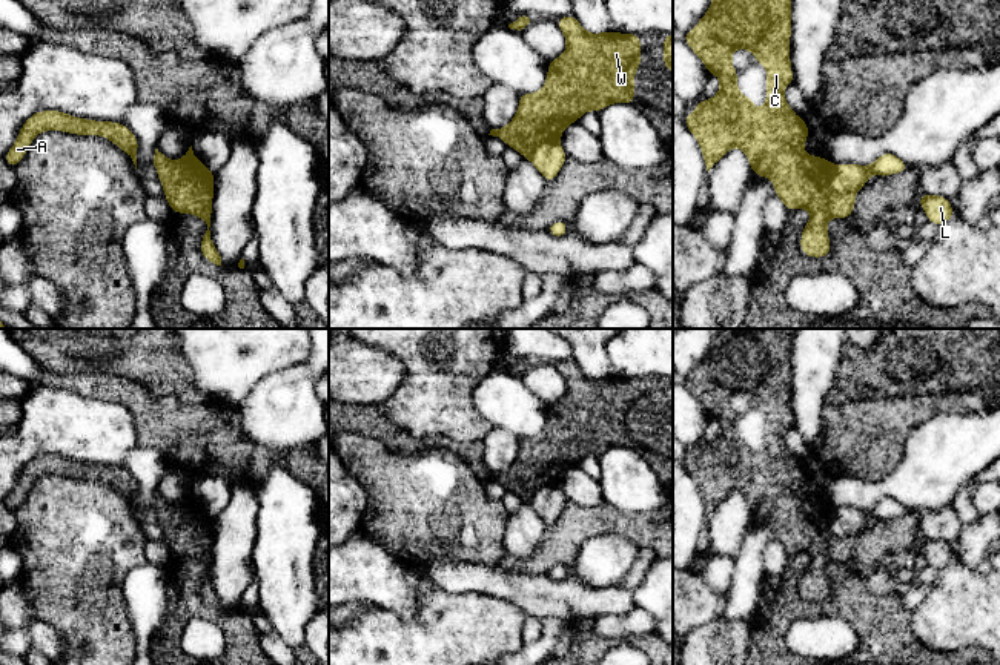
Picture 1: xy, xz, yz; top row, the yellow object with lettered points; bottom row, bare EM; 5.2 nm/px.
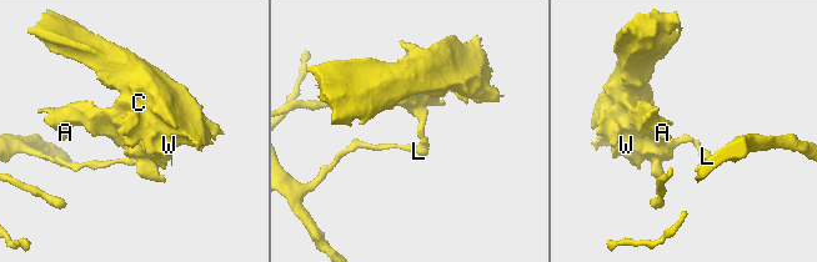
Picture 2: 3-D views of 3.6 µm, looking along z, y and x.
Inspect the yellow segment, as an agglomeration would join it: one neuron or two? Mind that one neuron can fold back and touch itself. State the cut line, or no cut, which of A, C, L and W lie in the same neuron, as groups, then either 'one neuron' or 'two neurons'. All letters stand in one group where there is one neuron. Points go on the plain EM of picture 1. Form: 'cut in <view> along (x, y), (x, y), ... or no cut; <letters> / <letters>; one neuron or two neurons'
cut in yz along (833, 510), (831, 532), (841, 538), (854, 538); A C W / L; two neurons

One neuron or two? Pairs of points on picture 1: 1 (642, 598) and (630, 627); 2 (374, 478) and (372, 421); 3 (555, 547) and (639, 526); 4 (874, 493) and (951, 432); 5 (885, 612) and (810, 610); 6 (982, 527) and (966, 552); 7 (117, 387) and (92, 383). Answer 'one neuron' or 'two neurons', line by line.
1: two neurons
2: two neurons
3: one neuron
4: one neuron
5: one neuron
6: one neuron
7: one neuron

